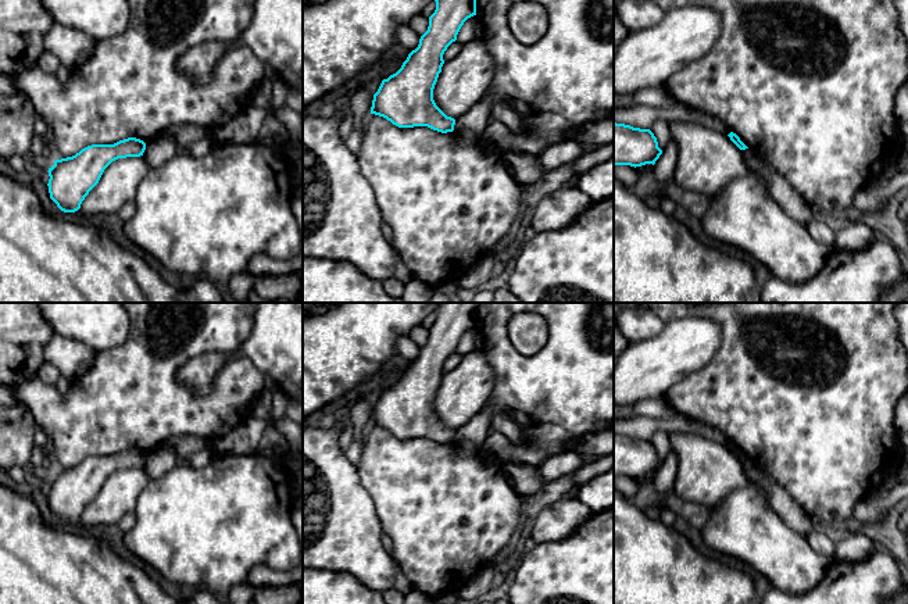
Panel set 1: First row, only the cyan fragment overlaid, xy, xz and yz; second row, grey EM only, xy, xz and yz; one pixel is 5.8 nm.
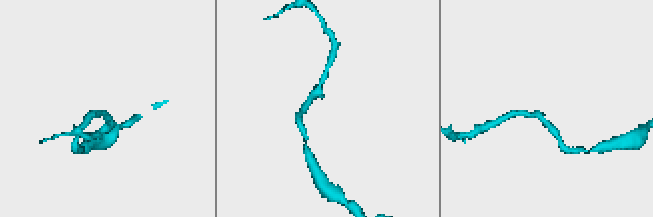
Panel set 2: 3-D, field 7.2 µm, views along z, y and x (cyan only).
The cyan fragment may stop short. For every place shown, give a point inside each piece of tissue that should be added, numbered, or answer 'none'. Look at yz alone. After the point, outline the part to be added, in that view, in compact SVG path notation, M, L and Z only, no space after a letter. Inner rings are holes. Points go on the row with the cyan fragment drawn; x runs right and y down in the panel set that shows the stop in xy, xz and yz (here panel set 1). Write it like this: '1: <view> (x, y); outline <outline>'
none

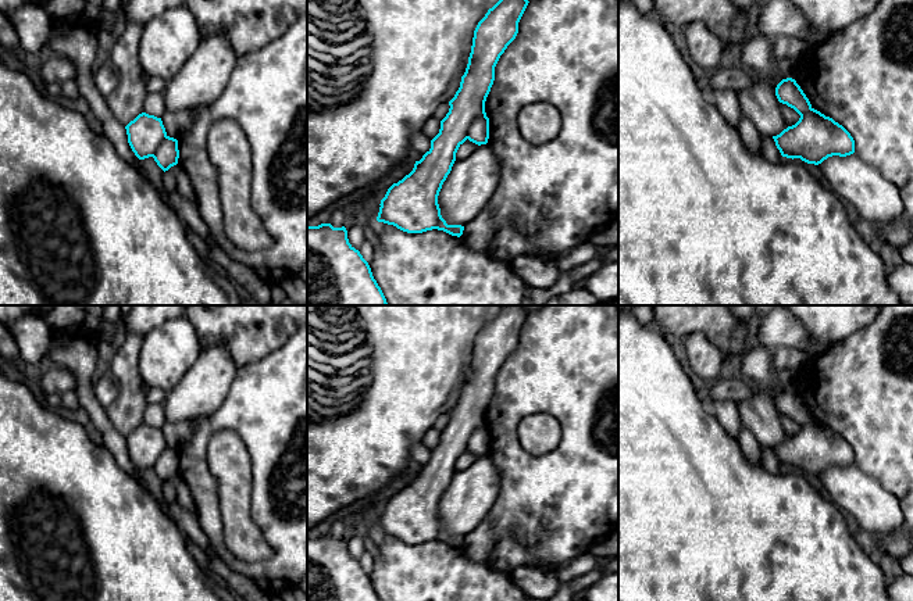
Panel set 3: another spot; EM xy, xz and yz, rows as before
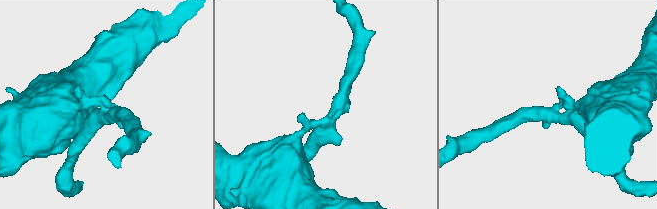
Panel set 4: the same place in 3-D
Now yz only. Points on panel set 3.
none

